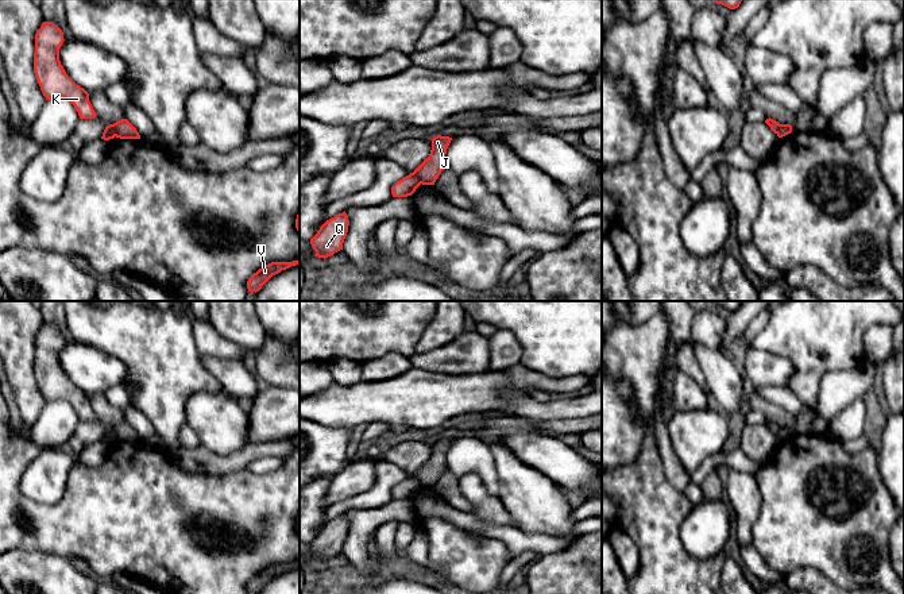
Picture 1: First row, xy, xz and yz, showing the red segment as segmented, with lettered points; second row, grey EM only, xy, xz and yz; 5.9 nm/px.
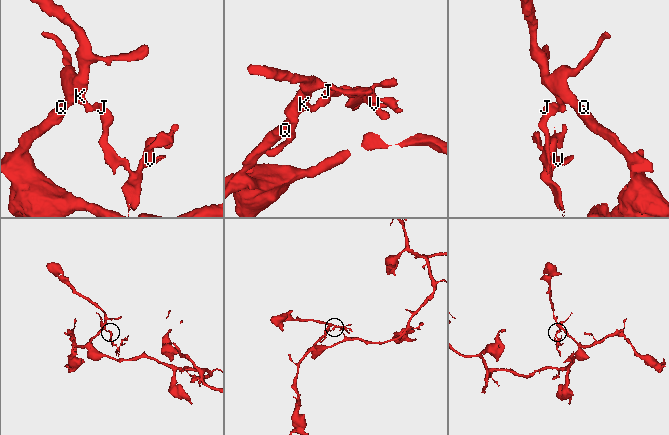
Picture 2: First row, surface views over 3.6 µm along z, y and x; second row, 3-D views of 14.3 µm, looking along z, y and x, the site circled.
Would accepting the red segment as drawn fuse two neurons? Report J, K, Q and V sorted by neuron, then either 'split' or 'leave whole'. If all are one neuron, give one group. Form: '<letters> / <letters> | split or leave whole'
J V / K Q | split

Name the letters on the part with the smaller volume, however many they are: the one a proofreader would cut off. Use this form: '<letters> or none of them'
J, V

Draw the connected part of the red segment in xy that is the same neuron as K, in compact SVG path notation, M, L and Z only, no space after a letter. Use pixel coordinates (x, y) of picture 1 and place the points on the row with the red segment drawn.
M43 22L35 34L34 73L46 100L63 97L69 100L80 119L97 115L89 101L89 93L77 85L59 61L63 32L53 22Z

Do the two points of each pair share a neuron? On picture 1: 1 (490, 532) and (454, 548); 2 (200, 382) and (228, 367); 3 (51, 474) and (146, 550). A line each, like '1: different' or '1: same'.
1: different
2: different
3: different

